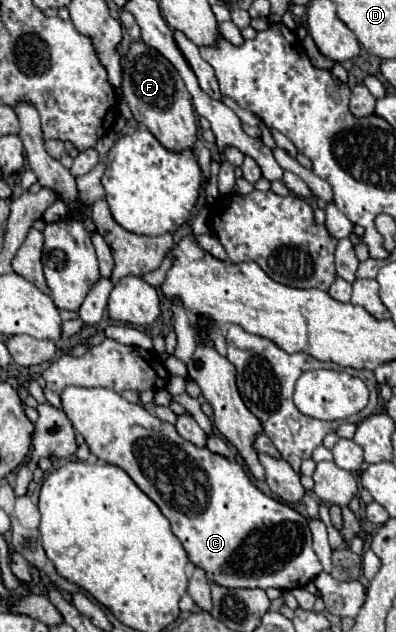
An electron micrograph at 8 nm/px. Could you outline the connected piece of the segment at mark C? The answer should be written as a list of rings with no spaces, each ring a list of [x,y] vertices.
[[[66,386],[60,392],[62,410],[90,446],[90,452],[104,462],[120,466],[136,486],[150,496],[162,514],[170,520],[172,532],[182,542],[190,560],[206,570],[210,582],[226,588],[302,588],[322,572],[322,564],[312,550],[312,534],[308,520],[288,504],[266,496],[246,476],[238,462],[210,452],[206,446],[198,448],[184,440],[172,424],[152,416],[142,404],[130,404],[118,392],[108,388],[80,388]]]

